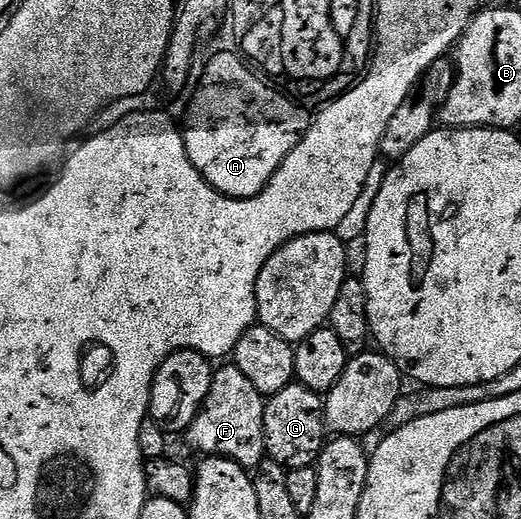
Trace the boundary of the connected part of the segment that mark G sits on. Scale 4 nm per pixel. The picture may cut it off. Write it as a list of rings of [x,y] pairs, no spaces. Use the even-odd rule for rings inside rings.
[[[299,383],[287,385],[264,403],[264,447],[267,456],[285,469],[315,466],[326,444],[324,397]]]

